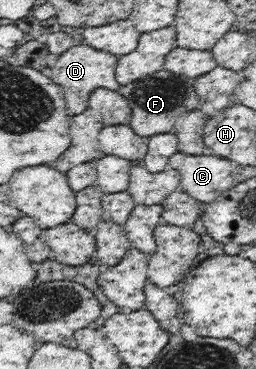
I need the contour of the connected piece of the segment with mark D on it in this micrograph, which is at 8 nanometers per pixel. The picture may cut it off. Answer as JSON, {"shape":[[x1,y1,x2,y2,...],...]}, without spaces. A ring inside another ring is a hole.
{"shape":[[84,44,74,46,52,58,50,78,64,91,66,110,71,117,82,114,87,109,93,90,105,88,117,91,120,88,121,84,115,79,115,68,119,57]]}

